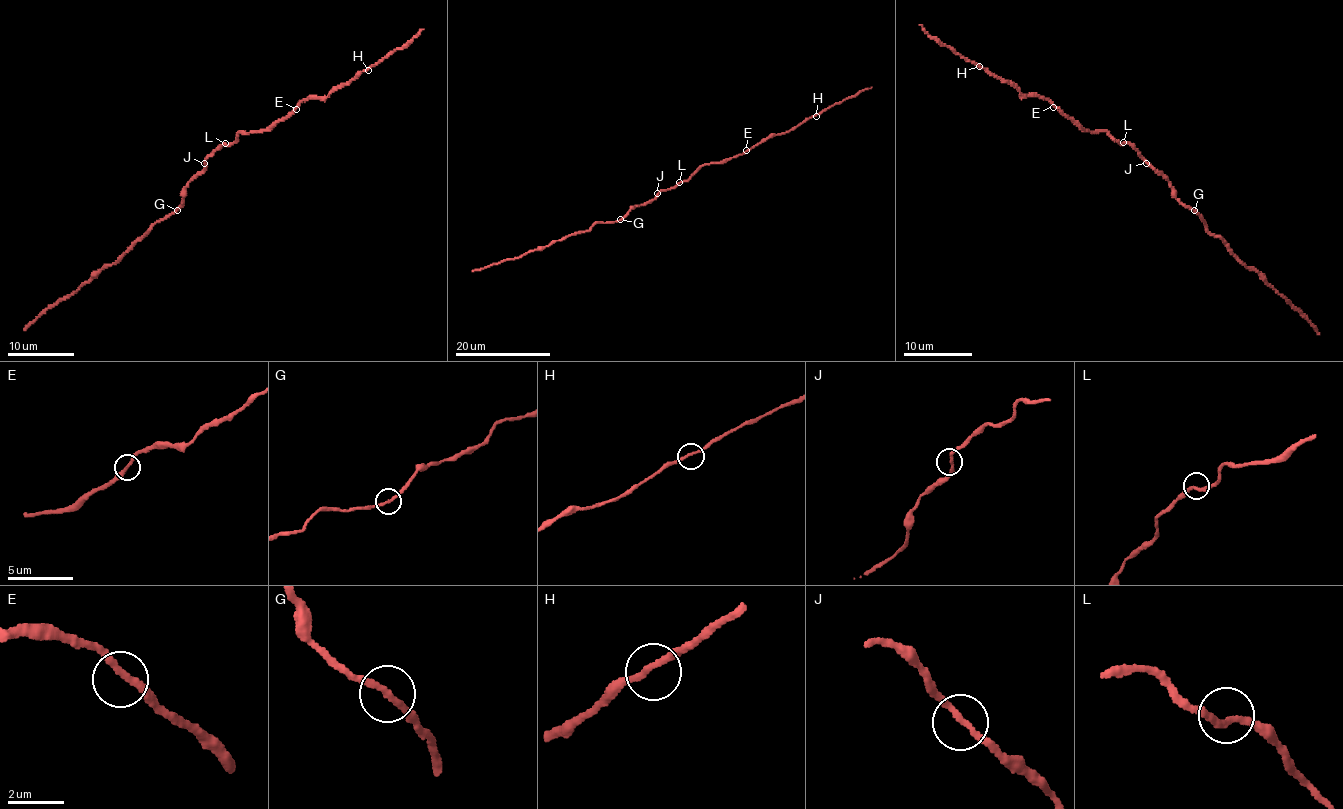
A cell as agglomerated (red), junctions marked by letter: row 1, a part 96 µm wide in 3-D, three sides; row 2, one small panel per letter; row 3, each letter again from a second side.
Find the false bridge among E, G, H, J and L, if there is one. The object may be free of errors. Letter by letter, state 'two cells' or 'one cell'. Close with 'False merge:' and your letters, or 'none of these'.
E: one cell
G: one cell
H: one cell
J: one cell
L: one cell
False merge: none of these

